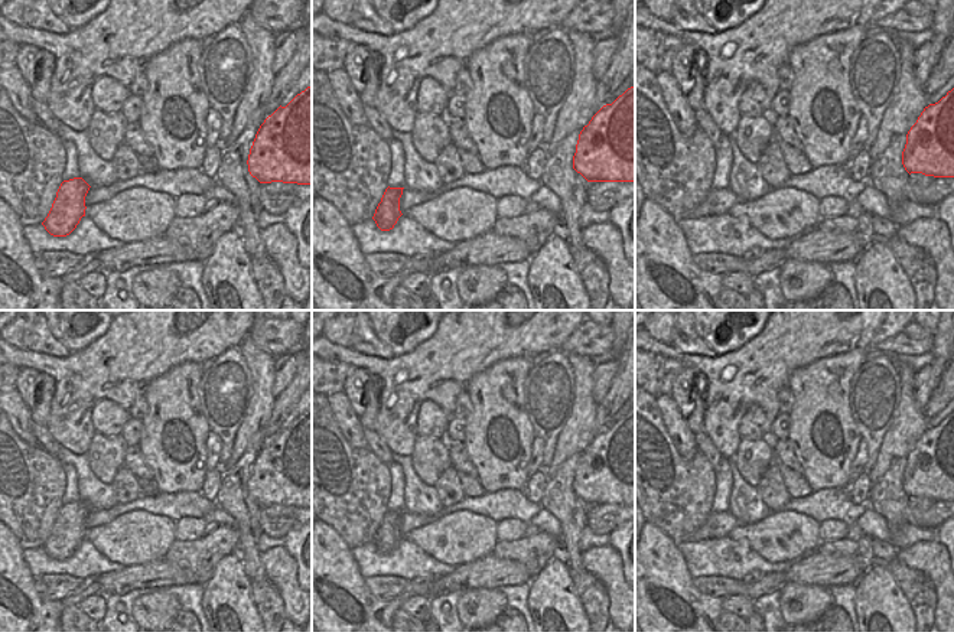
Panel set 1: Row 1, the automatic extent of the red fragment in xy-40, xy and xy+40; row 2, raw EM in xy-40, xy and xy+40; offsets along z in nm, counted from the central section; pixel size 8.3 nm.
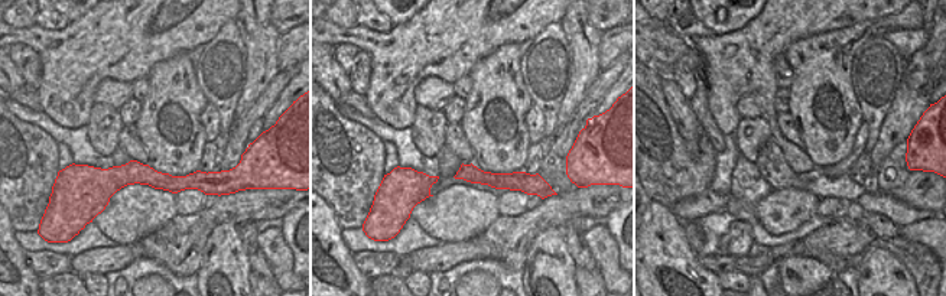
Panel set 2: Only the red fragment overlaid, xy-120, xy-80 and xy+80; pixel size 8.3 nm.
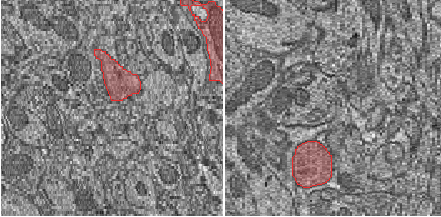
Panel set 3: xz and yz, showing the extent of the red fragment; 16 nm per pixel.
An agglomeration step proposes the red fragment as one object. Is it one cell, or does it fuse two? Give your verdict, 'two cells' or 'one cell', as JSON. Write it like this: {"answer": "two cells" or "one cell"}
{"answer": "two cells"}

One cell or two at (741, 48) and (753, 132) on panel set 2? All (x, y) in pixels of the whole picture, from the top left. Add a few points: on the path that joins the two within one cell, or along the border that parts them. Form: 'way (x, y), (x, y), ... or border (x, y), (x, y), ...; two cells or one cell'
border (741, 117), (732, 135); two cells

